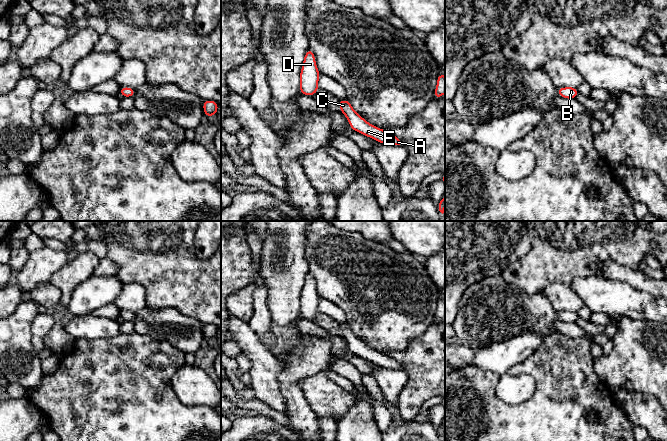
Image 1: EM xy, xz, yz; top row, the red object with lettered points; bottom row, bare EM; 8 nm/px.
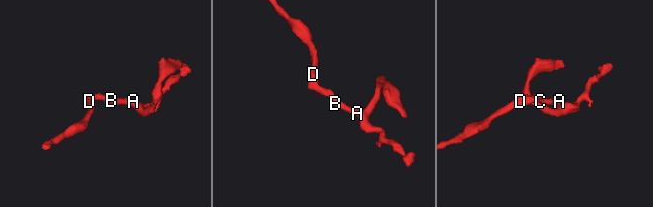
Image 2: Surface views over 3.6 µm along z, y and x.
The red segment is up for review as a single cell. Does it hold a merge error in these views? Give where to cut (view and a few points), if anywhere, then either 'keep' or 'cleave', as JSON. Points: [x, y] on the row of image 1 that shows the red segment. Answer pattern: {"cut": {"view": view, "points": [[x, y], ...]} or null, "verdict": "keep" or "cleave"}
{"cut": null, "verdict": "keep"}

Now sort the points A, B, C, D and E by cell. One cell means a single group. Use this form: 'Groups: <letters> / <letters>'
Groups: A B C D E

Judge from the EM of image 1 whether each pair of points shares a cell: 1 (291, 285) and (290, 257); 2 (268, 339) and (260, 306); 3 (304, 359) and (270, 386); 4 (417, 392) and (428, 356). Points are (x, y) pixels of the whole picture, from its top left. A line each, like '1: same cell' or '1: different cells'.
1: same cell
2: same cell
3: different cells
4: same cell

